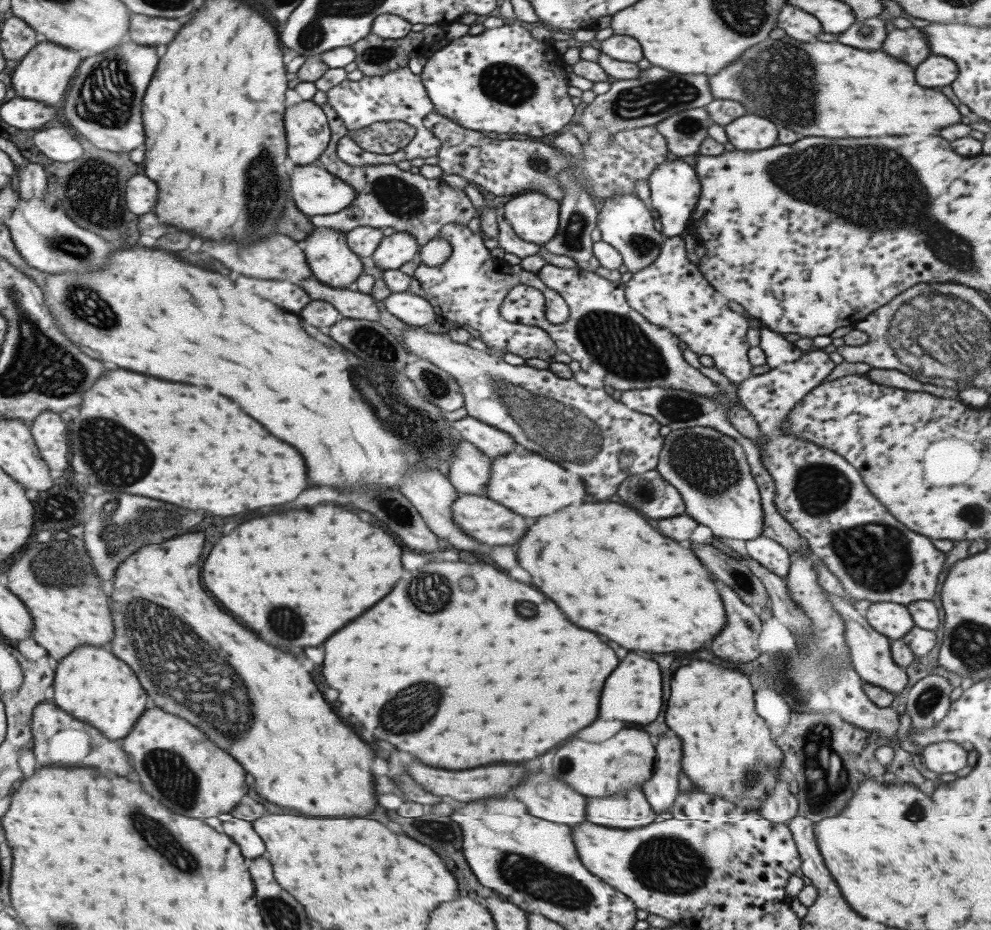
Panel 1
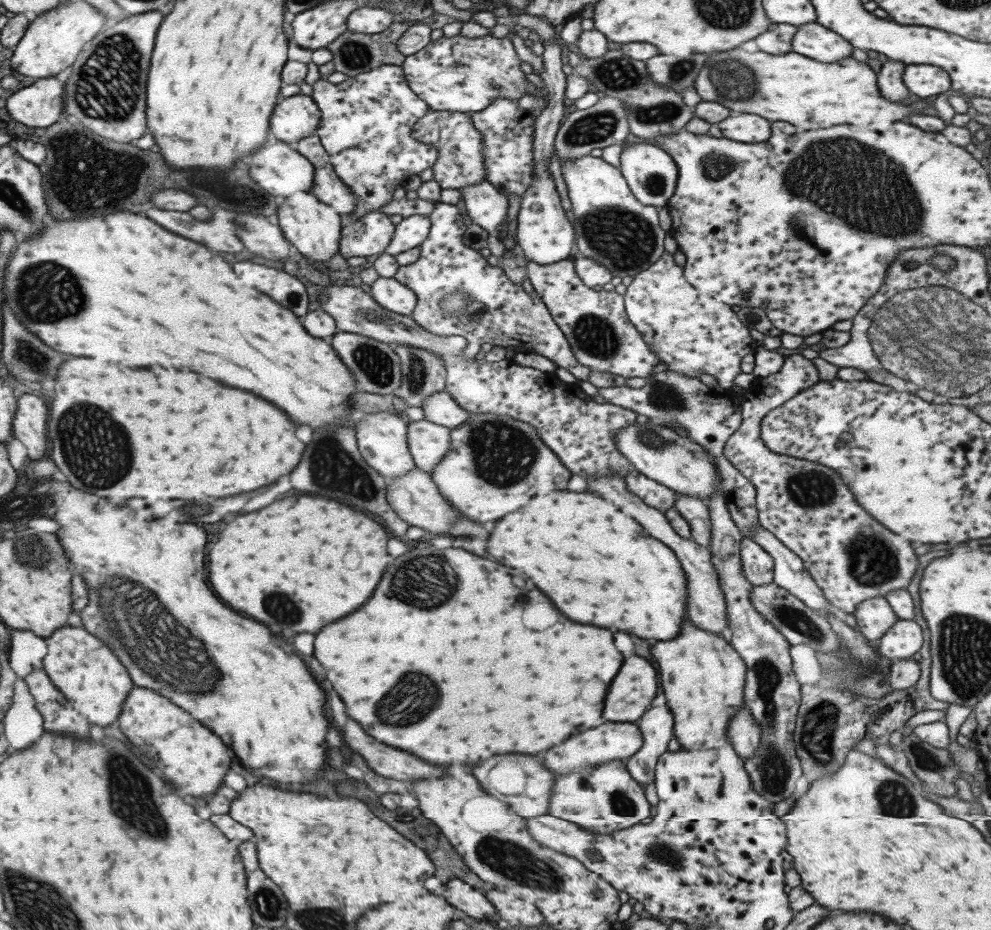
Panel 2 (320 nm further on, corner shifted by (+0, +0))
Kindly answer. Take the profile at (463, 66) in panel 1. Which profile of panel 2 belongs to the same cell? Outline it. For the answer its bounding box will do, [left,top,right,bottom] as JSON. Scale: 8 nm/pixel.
[400,33,526,114]

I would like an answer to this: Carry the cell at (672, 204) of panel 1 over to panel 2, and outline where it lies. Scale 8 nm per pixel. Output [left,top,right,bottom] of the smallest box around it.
[619,143,677,208]

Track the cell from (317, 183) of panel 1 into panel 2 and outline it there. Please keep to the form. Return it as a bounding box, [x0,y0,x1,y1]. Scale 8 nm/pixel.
[248,138,315,198]

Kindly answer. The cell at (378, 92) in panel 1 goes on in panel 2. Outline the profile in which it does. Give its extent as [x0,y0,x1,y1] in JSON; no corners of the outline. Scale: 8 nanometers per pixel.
[311,64,437,226]

